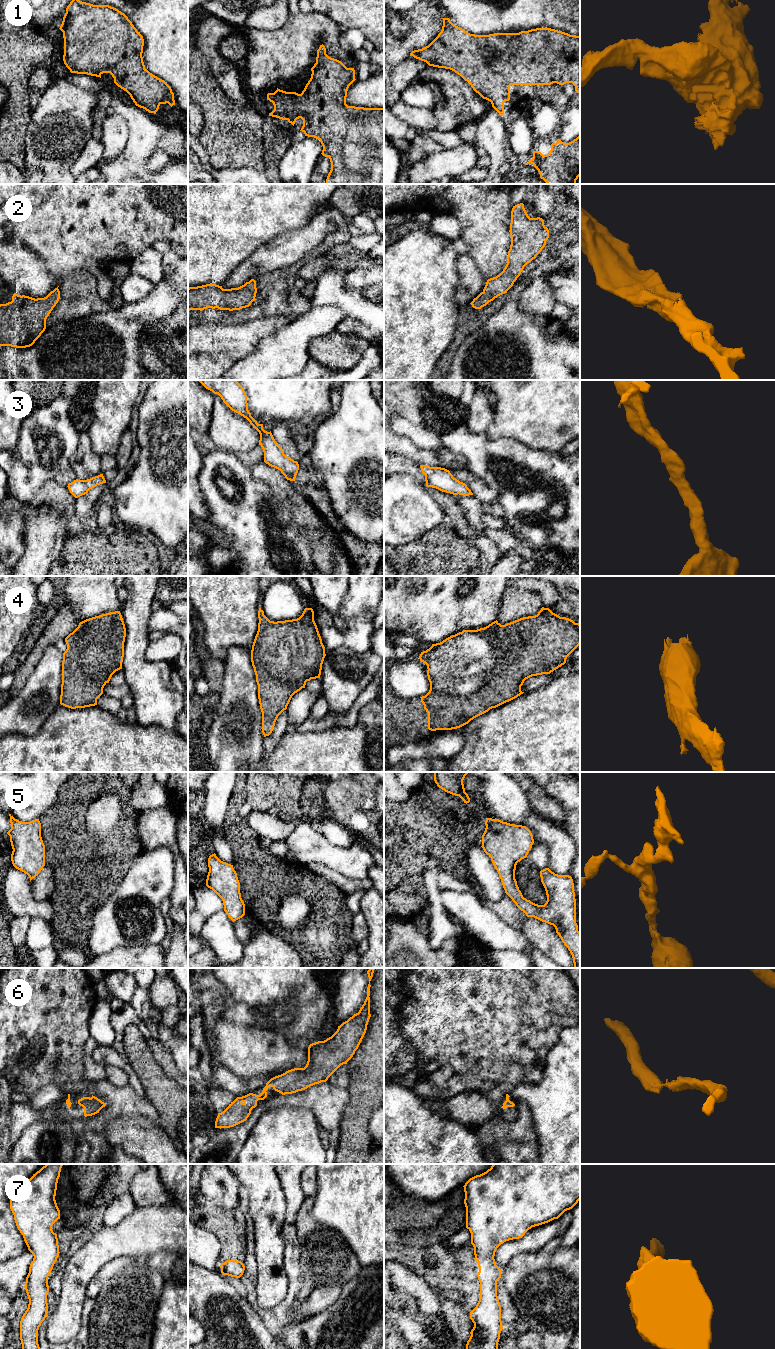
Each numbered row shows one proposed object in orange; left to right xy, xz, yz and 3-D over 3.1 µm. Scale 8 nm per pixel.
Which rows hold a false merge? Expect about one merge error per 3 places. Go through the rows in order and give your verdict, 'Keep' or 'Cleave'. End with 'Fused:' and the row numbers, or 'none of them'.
1: Keep
2: Keep
3: Keep
4: Keep
5: Keep
6: Keep
7: Keep
Fused: none of them

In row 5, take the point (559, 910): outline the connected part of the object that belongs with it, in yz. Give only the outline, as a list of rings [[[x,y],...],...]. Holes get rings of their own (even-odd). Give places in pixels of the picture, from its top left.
[[[487,818],[485,831],[482,835],[482,848],[491,858],[497,870],[505,893],[527,917],[534,917],[542,922],[553,925],[556,933],[570,951],[574,968],[580,968],[580,932],[576,923],[576,899],[573,879],[569,875],[558,875],[549,868],[540,871],[541,882],[545,888],[547,901],[538,905],[523,897],[515,879],[516,865],[526,858],[534,843],[531,831],[522,825],[510,824],[499,819]]]

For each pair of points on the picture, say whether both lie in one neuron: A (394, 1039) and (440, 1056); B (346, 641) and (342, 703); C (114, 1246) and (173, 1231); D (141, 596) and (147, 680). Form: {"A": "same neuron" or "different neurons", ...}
{"A": "different neurons", "B": "different neurons", "C": "same neuron", "D": "same neuron"}

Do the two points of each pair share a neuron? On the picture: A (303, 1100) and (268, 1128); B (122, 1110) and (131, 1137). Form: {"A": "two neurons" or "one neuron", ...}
{"A": "two neurons", "B": "two neurons"}

